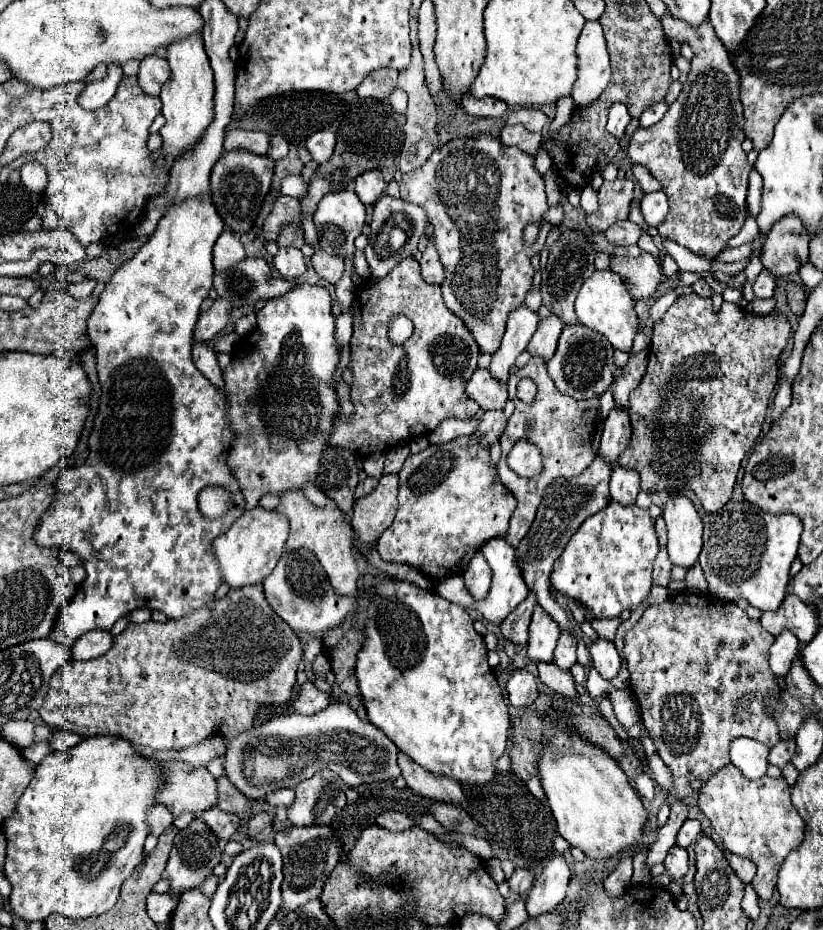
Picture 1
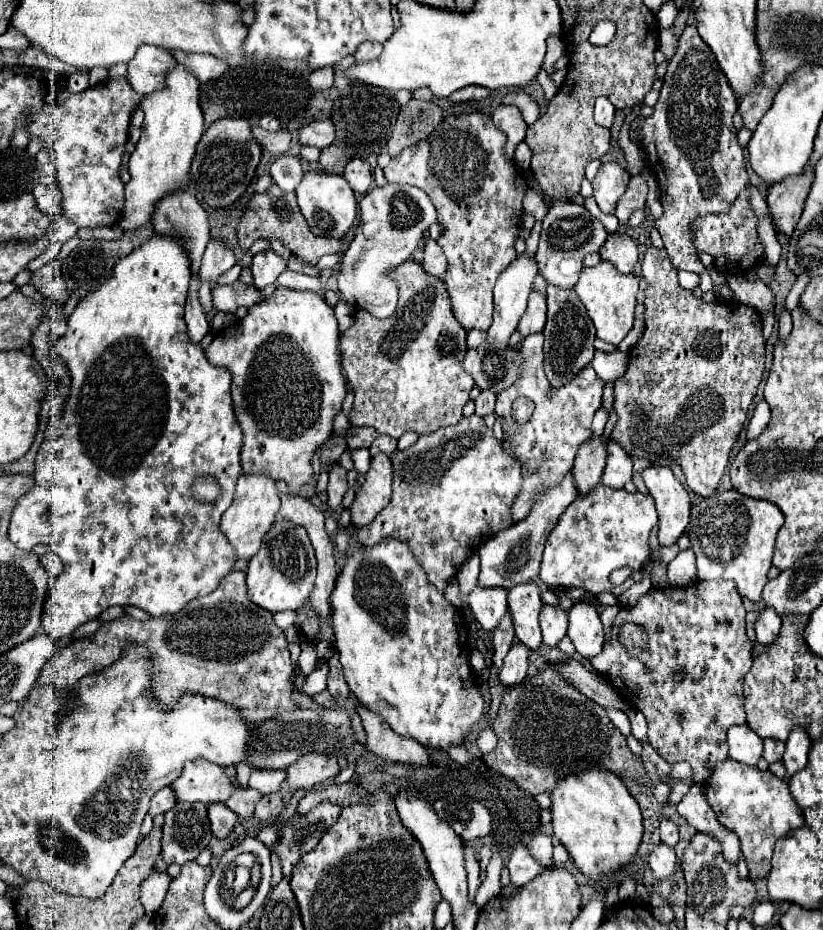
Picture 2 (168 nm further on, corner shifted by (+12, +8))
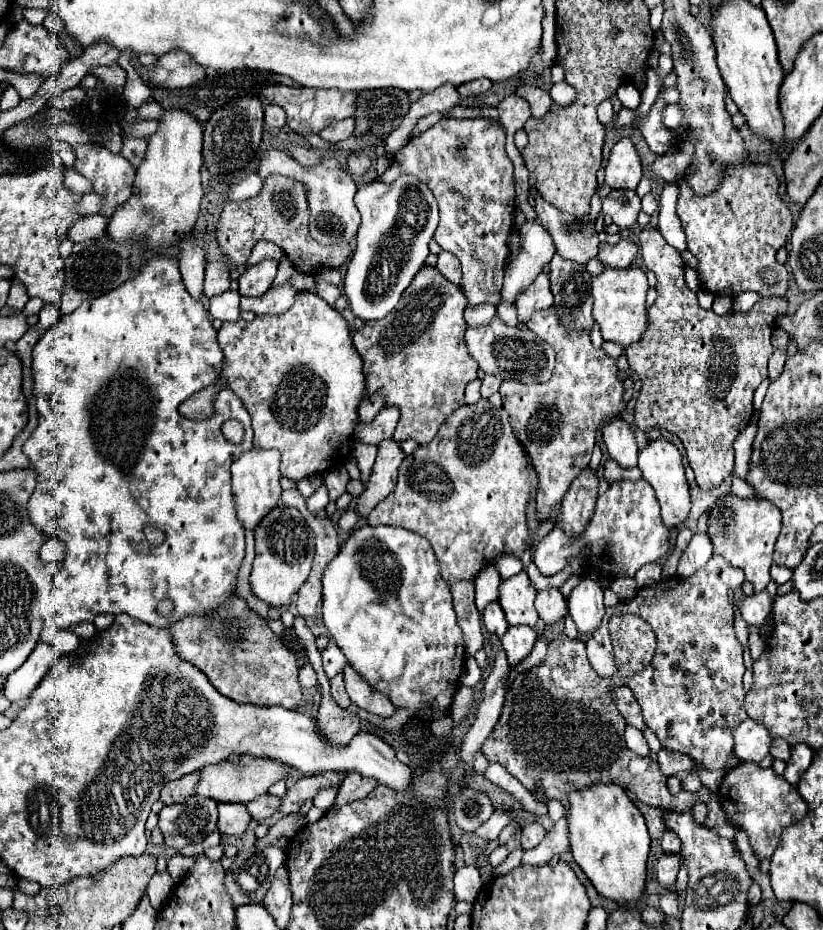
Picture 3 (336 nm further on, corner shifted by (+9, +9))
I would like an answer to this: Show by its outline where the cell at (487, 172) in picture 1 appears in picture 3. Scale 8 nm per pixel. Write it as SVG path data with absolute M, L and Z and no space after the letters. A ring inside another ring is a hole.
M489 118L439 120L423 134L413 136L377 180L395 182L399 174L413 174L431 188L441 216L435 240L443 250L459 258L463 268L461 290L467 302L473 306L483 302L499 304L499 288L509 254L507 238L515 214L513 164L505 152L503 126Z

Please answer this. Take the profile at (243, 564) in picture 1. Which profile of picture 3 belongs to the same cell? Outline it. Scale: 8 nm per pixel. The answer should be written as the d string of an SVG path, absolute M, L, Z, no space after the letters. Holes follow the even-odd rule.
M251 448L233 462L231 466L233 500L235 500L237 516L245 528L255 528L255 524L259 524L259 518L263 518L281 500L279 462L281 462L281 454L275 448L269 448L269 450Z

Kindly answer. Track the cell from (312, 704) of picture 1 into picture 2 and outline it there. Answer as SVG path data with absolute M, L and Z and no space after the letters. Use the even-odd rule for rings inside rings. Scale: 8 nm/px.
M318 661L316 669L304 679L302 693L308 695L308 697L314 697L320 691L324 691L326 689L326 675L328 675L328 665L324 661Z

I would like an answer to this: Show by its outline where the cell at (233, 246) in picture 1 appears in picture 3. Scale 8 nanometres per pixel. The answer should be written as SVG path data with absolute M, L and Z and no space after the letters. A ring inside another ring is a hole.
M211 262L205 268L205 286L203 296L213 298L217 294L223 294L229 290L229 268L221 262Z

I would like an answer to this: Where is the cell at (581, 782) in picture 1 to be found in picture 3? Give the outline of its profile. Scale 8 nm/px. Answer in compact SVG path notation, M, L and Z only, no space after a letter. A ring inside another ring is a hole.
M595 784L595 788L583 788L579 792L573 792L569 800L571 804L567 808L569 810L567 820L569 820L573 860L581 866L589 882L603 898L609 898L617 904L639 902L645 892L647 856L649 856L649 832L639 808L629 800L623 788L617 788L617 784Z

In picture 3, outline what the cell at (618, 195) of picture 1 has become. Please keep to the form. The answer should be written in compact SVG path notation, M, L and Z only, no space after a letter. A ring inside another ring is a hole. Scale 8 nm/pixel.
M621 138L609 156L605 166L605 184L611 188L635 190L641 180L641 158L631 138Z

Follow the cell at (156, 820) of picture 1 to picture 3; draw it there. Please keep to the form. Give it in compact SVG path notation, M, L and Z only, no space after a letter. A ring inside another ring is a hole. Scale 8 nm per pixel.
M193 772L193 774L179 778L179 780L173 780L161 790L161 800L165 804L181 804L189 796L195 794L197 784L199 784L199 772Z

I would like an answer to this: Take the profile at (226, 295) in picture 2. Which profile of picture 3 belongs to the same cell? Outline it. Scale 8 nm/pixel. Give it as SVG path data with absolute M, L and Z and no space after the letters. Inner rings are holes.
M285 284L283 288L271 288L267 290L261 298L241 298L241 310L249 310L257 316L261 314L283 314L287 312L287 308L293 306L295 296L301 290L295 288L293 284Z

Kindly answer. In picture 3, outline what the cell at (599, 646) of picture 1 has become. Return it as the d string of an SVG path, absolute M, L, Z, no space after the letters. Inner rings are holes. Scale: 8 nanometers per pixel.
M589 576L581 578L569 596L569 612L577 624L579 634L591 636L605 612L601 584Z

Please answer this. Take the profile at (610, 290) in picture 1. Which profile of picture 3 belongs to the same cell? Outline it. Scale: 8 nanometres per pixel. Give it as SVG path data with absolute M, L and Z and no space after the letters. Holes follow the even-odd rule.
M607 268L601 276L593 278L593 316L601 326L601 334L605 340L617 342L621 346L629 346L643 338L647 330L647 314L645 314L645 294L649 290L647 276L641 268Z

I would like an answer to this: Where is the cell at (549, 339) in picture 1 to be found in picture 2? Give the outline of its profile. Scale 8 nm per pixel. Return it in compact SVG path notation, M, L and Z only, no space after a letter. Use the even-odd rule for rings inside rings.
M532 291L528 297L528 309L518 323L518 333L528 337L532 333L540 333L546 325L546 297L542 293Z

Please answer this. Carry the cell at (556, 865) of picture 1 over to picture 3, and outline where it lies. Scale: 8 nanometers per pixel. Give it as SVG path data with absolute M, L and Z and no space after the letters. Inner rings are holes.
M533 822L533 824L527 824L523 830L521 830L521 846L523 850L529 850L529 848L535 848L545 836L545 828L539 824L539 822Z

